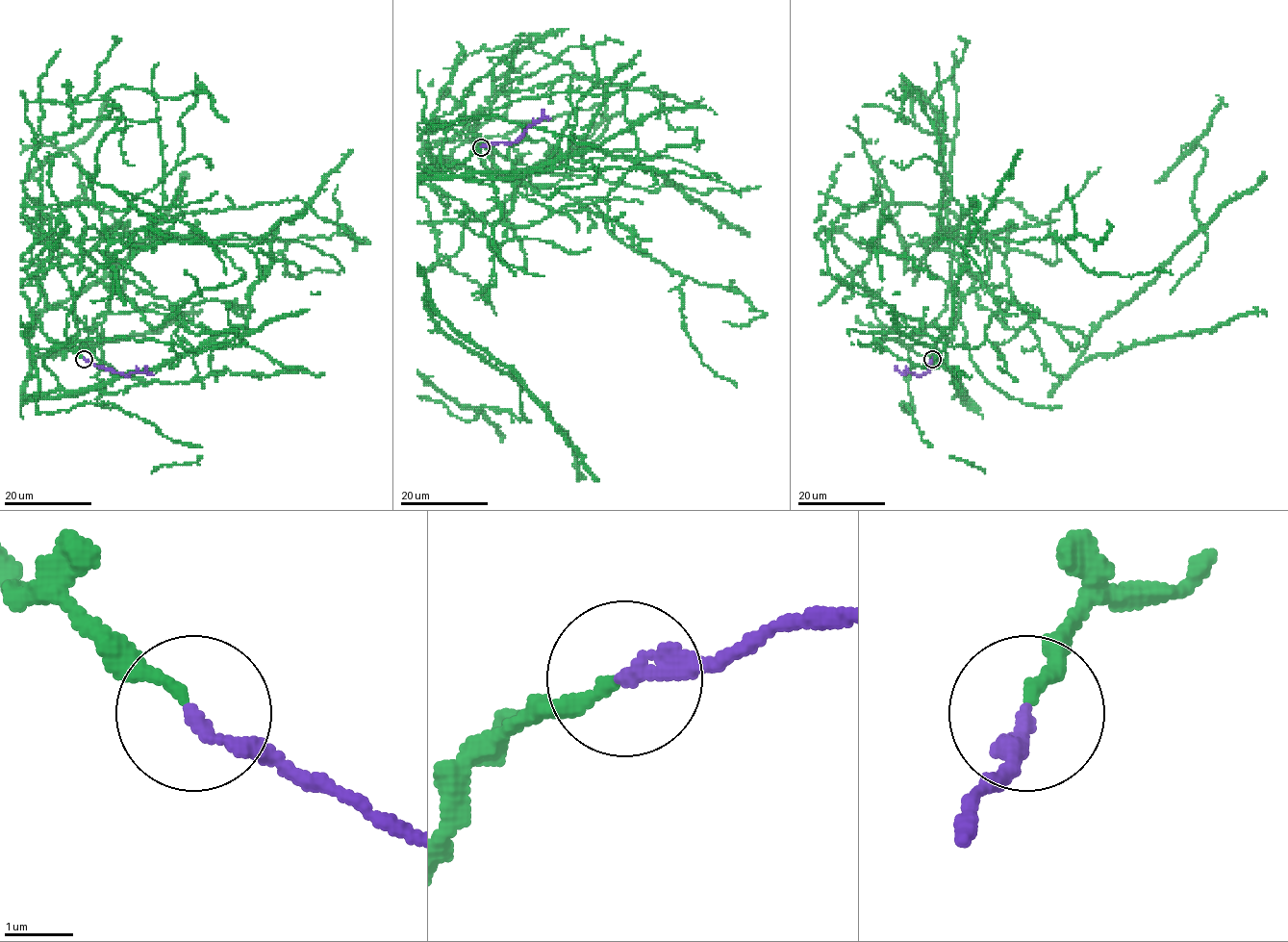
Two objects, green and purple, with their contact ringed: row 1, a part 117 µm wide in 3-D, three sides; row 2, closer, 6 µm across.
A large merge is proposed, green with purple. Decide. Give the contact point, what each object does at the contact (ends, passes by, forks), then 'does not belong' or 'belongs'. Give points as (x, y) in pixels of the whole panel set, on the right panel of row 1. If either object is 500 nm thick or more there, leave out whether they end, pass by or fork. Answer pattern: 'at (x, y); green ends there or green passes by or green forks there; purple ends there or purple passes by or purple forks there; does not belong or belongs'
at (932, 359); green ends there; purple ends there; belongs

